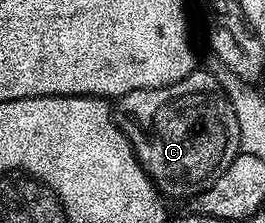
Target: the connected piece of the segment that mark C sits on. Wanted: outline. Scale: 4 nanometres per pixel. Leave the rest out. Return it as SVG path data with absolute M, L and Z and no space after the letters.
M207 70L190 72L181 82L164 88L133 90L118 97L113 111L140 166L164 197L187 202L200 196L240 155L233 106Z

